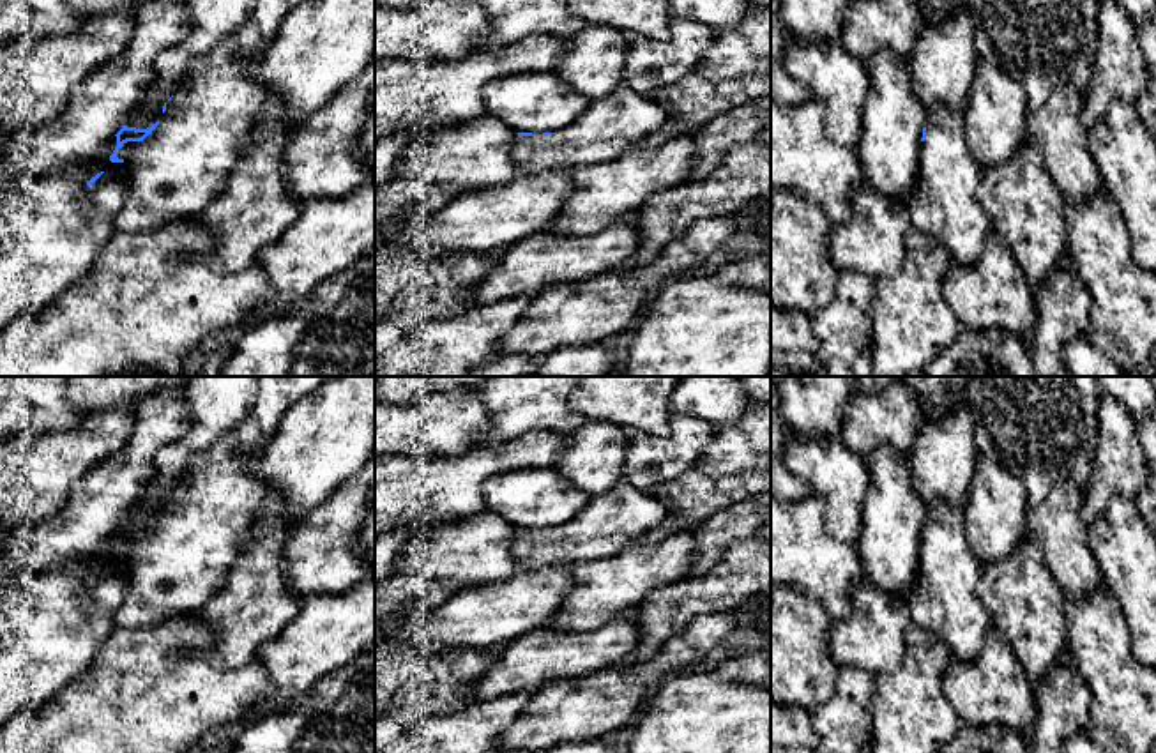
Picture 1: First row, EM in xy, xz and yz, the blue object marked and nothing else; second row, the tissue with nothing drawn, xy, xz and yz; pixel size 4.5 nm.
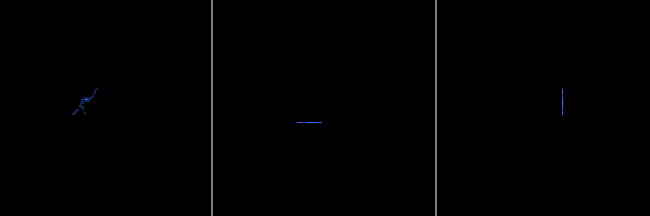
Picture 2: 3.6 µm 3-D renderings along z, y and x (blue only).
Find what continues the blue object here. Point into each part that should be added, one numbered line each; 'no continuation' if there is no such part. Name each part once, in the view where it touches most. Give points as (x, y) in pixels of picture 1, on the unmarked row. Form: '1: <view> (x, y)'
1: xy (175, 568)

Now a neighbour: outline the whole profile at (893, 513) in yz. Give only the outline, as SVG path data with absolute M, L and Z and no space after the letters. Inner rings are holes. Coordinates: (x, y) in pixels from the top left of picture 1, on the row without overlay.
M891 445L875 449L866 465L870 488L863 500L863 532L857 543L864 574L909 605L919 582L926 504L912 483L910 460L896 454Z

